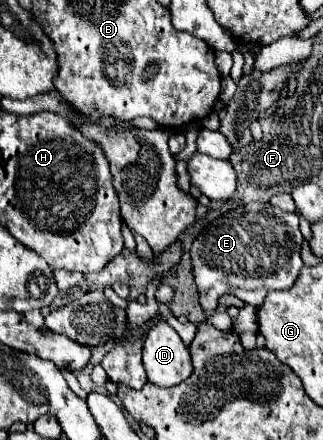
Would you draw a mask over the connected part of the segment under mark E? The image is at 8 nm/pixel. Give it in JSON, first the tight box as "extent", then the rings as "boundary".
{"extent":[191,204,303,312],"boundary":[[[247,204],[213,220],[191,246],[193,274],[203,312],[215,310],[217,298],[223,294],[235,294],[245,304],[259,308],[271,290],[293,288],[303,268],[299,256],[301,240],[299,218],[269,204]]]}

